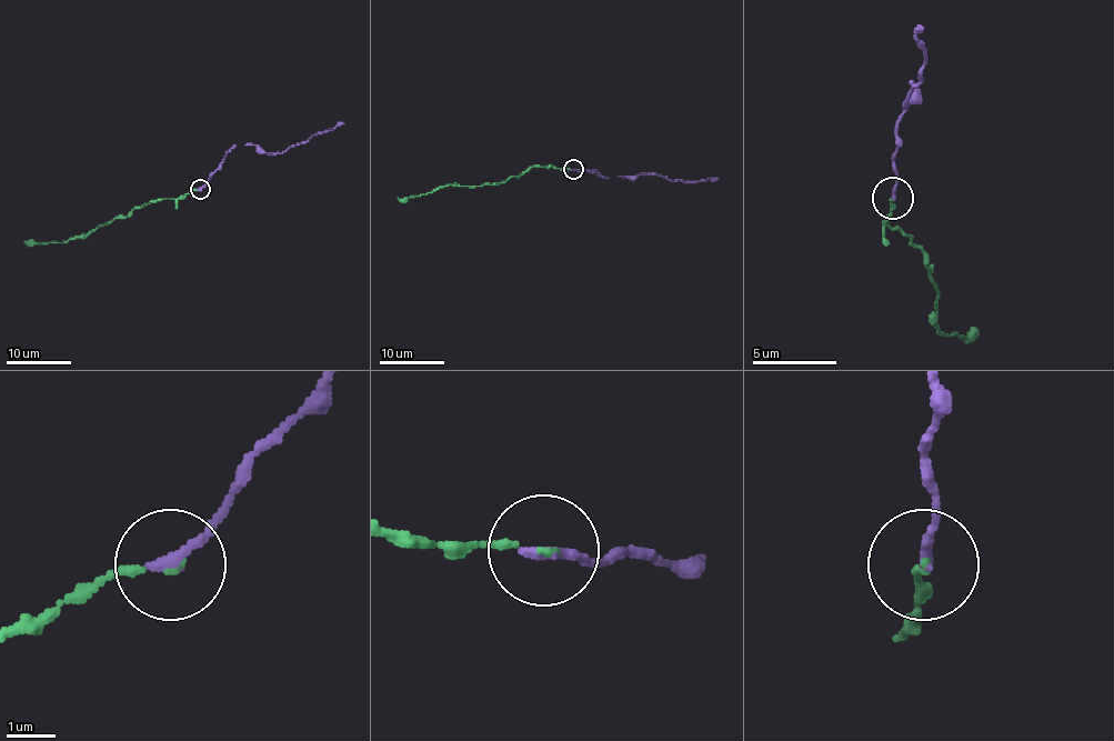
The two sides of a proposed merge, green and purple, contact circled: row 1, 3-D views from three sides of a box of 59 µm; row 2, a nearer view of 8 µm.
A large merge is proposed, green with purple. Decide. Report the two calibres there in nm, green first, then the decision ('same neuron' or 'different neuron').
110 nm thick on the green side, 260 nm on the other; same neuron

